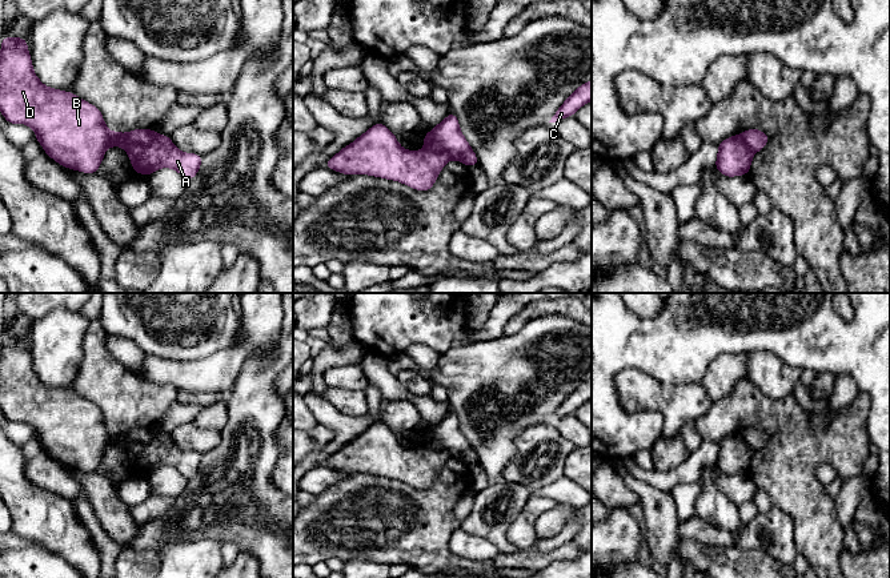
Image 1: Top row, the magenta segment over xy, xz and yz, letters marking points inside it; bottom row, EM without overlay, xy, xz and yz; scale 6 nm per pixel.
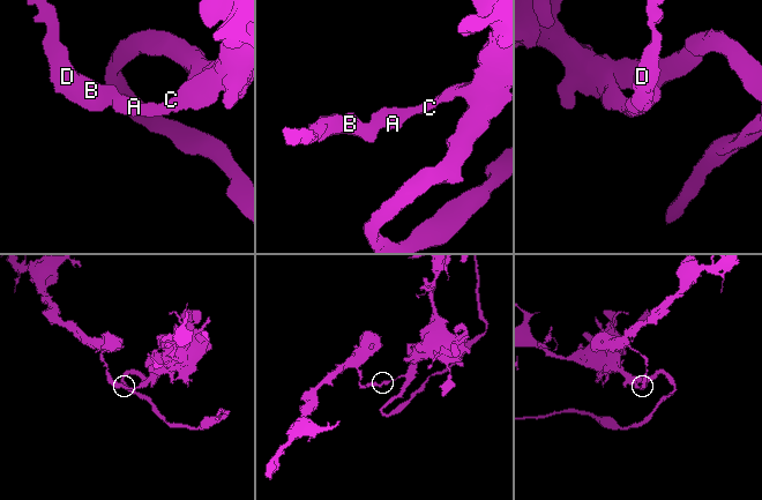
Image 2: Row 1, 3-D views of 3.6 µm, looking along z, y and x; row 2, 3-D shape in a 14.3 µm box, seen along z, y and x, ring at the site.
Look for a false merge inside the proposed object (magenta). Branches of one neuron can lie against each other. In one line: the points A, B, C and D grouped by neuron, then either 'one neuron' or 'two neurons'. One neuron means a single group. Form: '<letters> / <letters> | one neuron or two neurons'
A C / B D | two neurons

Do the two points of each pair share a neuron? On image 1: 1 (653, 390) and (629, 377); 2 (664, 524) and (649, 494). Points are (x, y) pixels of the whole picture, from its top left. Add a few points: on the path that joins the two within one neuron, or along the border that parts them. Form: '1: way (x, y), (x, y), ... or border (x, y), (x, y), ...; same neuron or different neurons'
1: way (648, 390), (634, 382); same neuron
2: way (660, 517), (653, 509), (653, 501); same neuron

